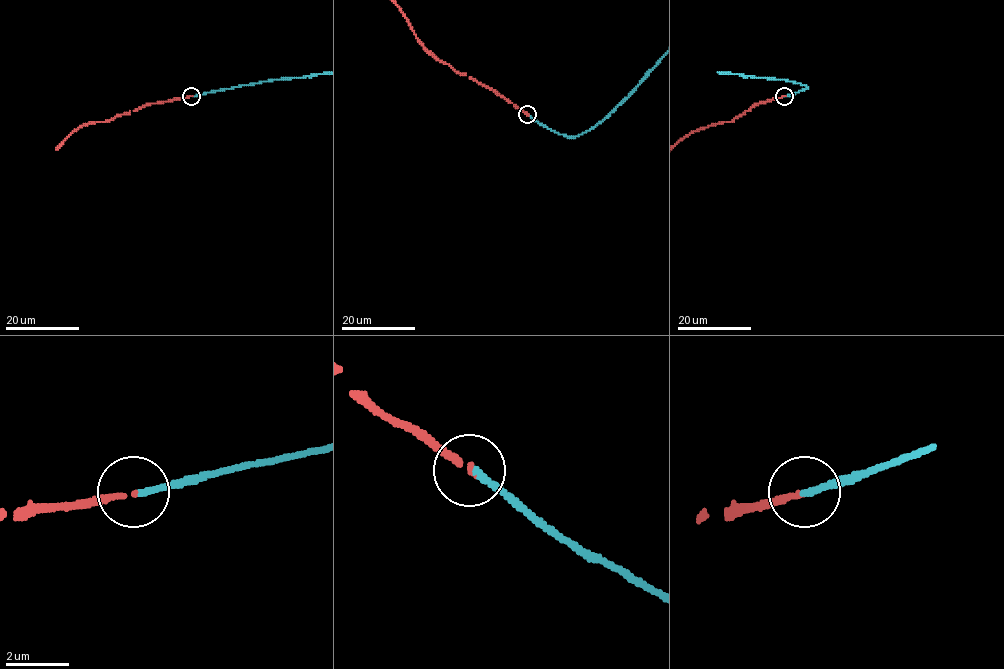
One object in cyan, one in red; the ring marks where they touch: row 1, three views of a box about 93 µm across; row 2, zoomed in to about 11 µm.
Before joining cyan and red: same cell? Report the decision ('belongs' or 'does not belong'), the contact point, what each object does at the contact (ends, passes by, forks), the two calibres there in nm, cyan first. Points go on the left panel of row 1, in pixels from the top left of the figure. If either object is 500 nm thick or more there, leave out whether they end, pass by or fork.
belongs; place (191, 96); cyan ends; red ends; calibres 220 and 180 nm

